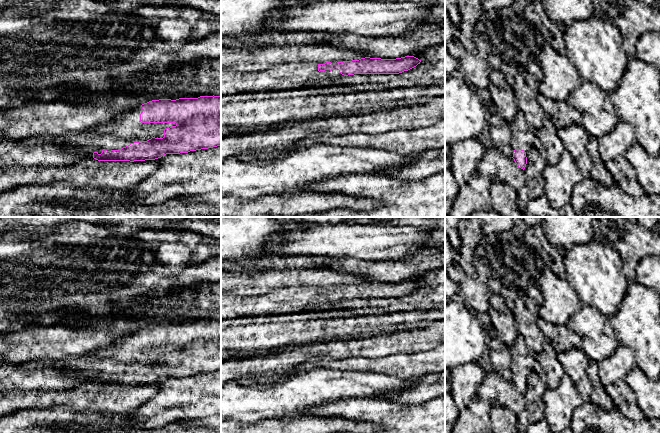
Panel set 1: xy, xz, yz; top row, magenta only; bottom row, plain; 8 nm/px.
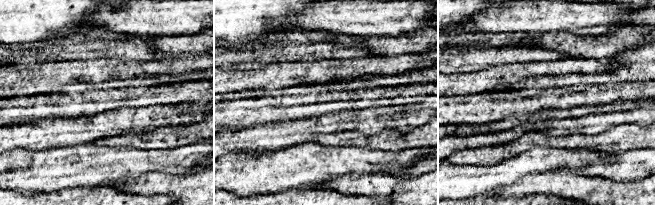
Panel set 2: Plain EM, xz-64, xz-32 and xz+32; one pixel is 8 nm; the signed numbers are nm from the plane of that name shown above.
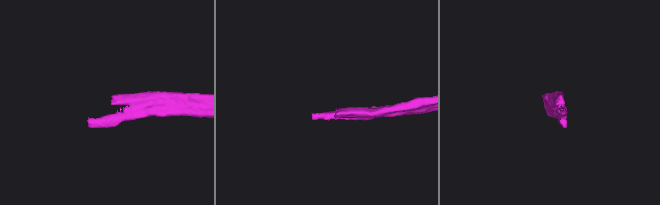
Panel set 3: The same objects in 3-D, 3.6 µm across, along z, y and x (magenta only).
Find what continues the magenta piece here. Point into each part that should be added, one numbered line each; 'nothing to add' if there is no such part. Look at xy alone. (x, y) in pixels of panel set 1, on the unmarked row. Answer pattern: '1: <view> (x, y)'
1: xy (128, 350)

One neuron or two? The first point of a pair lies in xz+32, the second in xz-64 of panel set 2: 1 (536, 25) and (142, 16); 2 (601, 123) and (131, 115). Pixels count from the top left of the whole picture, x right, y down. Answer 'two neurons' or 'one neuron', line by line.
1: one neuron
2: one neuron

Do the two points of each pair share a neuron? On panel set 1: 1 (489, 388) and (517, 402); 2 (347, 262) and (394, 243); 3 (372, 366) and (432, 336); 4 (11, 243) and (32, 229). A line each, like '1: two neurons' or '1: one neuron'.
1: one neuron
2: two neurons
3: two neurons
4: two neurons

